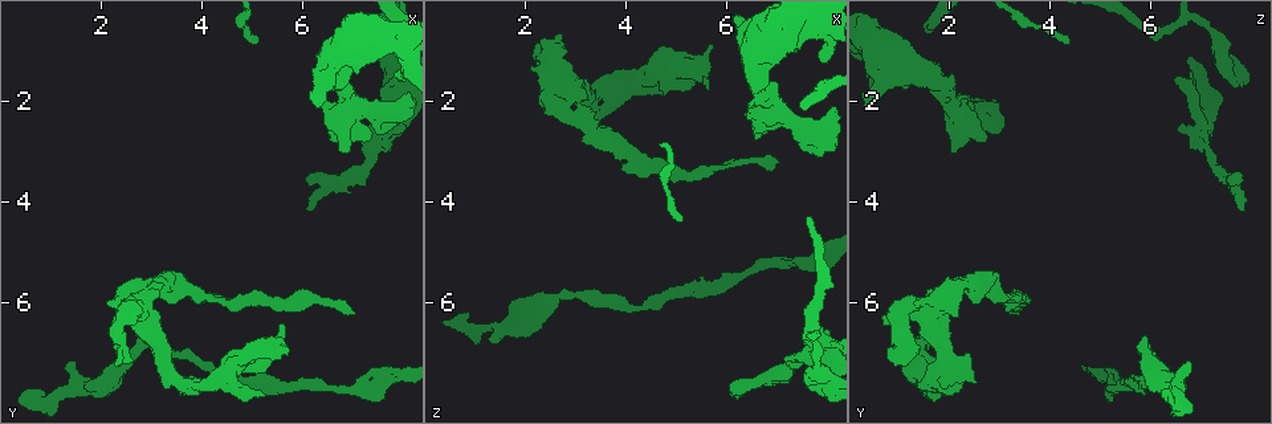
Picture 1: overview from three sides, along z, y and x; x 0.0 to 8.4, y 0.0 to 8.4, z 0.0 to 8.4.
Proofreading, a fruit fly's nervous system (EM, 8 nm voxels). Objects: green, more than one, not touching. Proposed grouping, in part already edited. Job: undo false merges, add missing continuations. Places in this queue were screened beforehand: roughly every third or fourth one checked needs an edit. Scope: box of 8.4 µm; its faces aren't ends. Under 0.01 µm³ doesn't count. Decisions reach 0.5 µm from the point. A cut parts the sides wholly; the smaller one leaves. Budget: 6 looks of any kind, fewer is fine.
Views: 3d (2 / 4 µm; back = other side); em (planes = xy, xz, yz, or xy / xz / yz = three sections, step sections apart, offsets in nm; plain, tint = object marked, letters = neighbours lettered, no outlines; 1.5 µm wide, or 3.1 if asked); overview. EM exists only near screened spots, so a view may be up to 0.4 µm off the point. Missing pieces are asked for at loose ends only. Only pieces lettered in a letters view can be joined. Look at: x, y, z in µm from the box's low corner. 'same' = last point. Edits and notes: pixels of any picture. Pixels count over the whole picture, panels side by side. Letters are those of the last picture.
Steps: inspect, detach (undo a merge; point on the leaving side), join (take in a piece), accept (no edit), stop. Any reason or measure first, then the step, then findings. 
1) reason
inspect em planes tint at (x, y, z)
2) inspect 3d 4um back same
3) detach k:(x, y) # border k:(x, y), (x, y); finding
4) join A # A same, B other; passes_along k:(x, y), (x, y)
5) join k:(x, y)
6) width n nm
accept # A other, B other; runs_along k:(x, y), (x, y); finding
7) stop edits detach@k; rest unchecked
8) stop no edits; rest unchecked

long arm stops here
inspect em xy step 8 tint at (7.00, 6.20, 3.30)

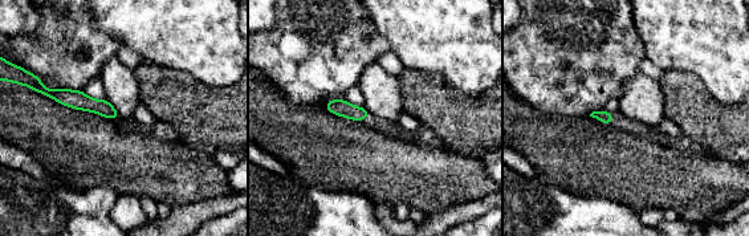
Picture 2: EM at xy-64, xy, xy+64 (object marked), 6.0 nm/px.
inspect em planes letters same

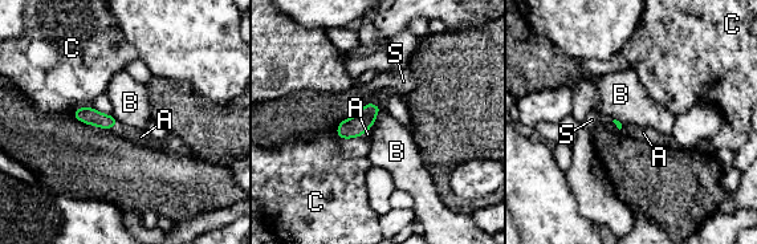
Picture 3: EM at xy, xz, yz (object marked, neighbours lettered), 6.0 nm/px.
join A # A same, B other, C other, S other; passes_along 3:(355, 126), (369, 129), (367, 134); it goes on there

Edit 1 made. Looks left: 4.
thick end
inspect em planes letters at (5.55, 6.45, 1.55)

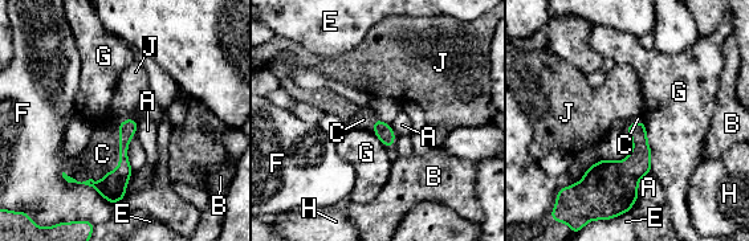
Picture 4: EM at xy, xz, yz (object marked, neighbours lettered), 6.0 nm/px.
join C # A other, B other, C same, E other, F other, G other, H other, J other; passes_along 4:(113, 186), (115, 170), (102, 154); it goes on there

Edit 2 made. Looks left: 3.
inspect overview

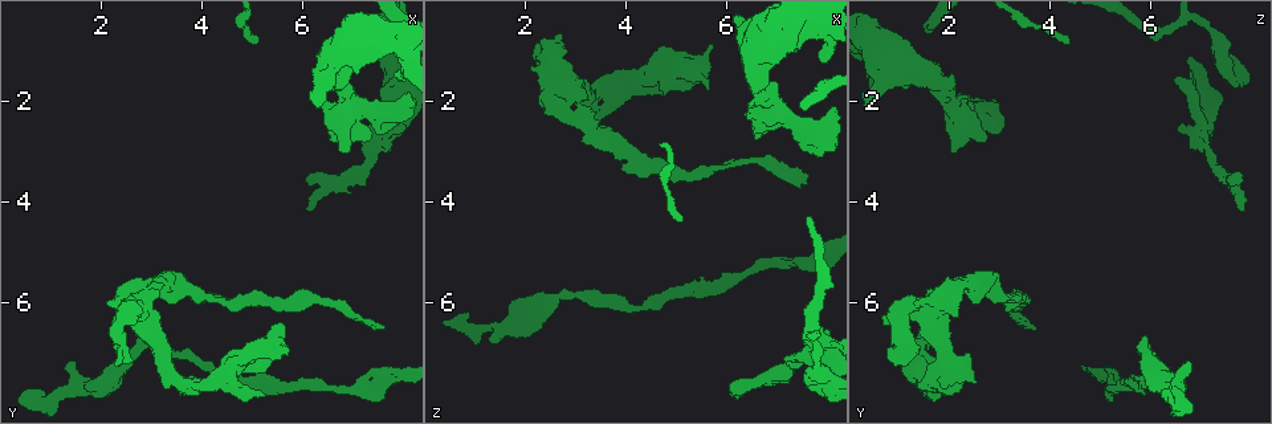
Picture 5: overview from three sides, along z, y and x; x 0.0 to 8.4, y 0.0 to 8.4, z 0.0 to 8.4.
free end
inspect em planes letters at (2.35, 7.10, 0.80)

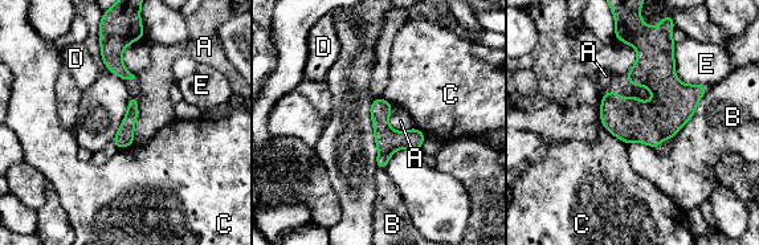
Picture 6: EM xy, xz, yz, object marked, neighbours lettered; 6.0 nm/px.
accept # A other, B other, C other, D other, E other; runs_along 6:(376, 102), (383, 131), (382, 164); none of them fits

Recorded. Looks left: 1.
stop edits join@3, join@4; rest unchecked

